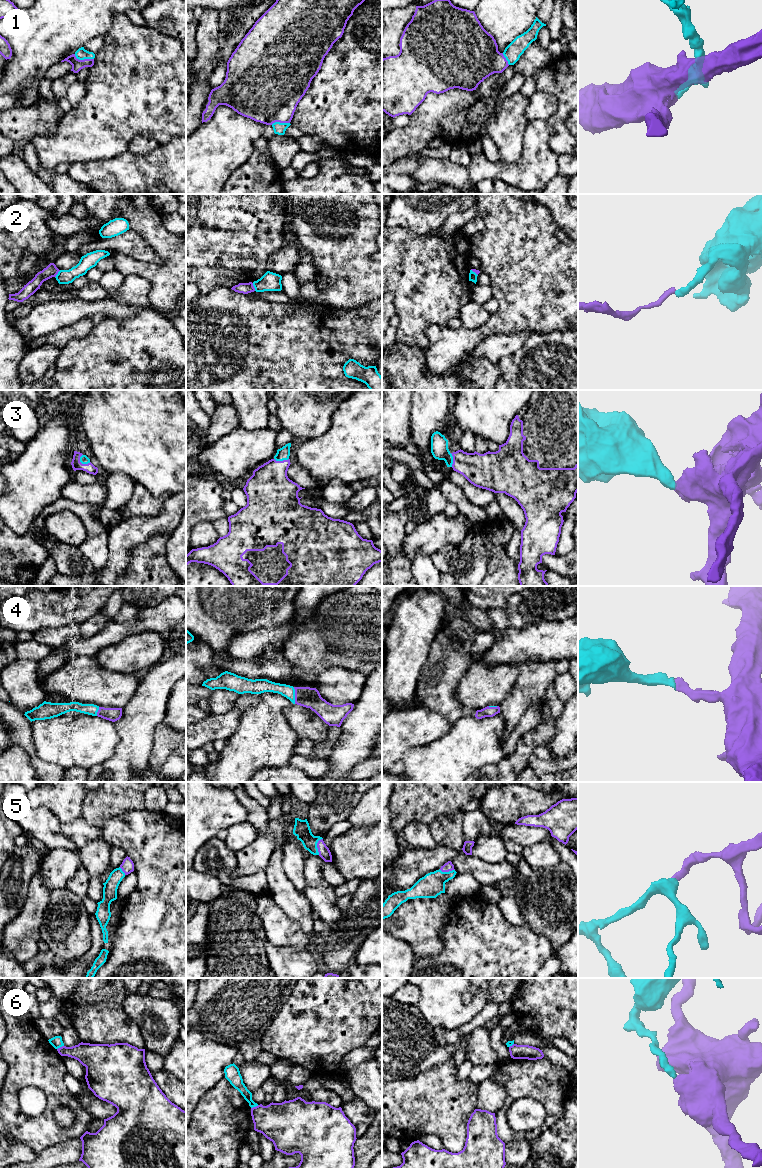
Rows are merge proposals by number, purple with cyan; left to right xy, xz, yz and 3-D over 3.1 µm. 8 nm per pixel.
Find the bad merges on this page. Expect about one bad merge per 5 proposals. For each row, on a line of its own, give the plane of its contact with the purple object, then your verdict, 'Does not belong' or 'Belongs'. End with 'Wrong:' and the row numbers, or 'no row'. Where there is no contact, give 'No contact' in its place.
1: Touches purple in xy. Belongs
2: Touches purple in xz. Does not belong
3: Touches purple in xy. Belongs
4: Touches purple in xz. Belongs
5: Touches purple in xz. Belongs
6: Touches purple in xz. Does not belong
Wrong: 2, 6

